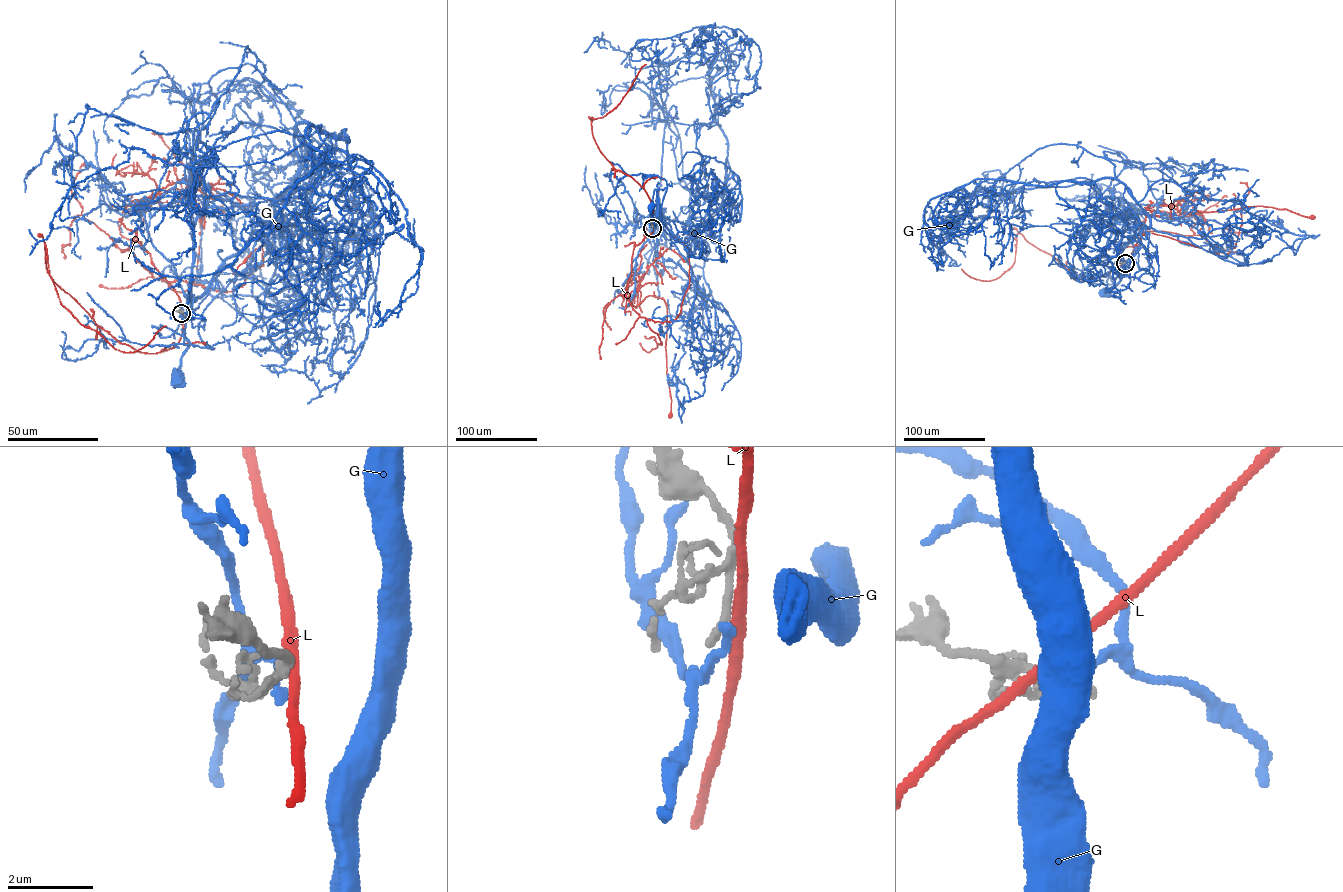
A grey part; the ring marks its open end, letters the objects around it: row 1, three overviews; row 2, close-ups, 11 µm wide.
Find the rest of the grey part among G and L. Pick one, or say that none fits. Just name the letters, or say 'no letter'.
no letter

